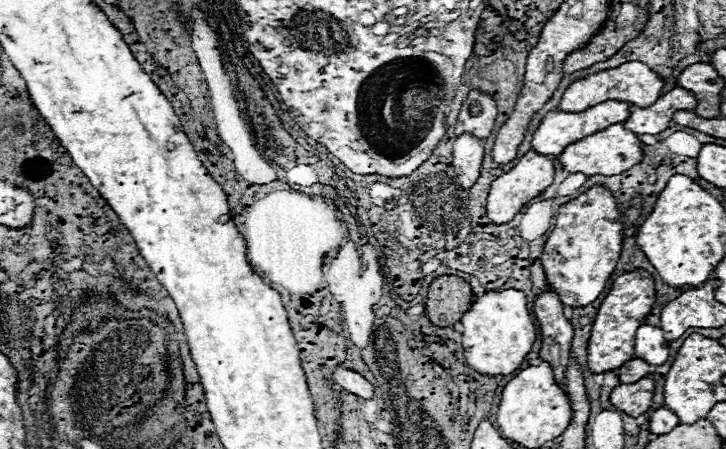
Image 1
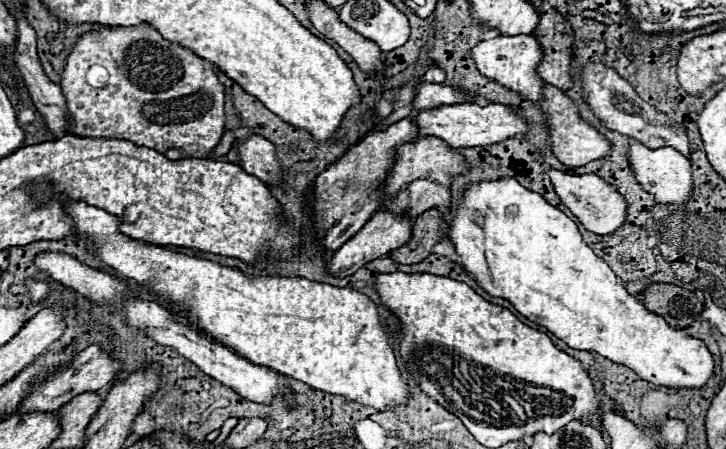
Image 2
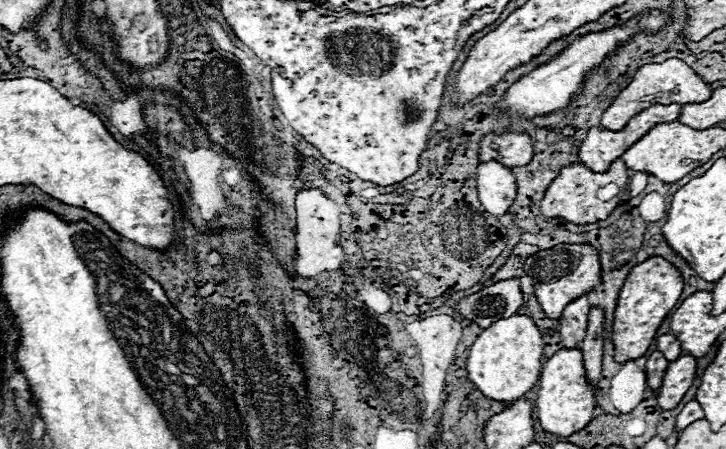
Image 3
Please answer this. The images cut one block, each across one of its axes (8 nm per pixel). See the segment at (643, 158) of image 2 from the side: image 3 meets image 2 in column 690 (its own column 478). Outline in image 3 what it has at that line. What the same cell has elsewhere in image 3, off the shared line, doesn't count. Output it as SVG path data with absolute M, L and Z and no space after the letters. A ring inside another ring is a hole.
M498 162L478 164L478 198L488 214L504 216L516 200L516 178Z

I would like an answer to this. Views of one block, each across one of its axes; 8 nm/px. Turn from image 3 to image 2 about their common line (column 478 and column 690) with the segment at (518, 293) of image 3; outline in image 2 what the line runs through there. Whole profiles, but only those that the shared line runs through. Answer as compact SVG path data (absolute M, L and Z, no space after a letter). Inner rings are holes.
M650 284L640 294L640 298L650 312L664 316L666 322L674 328L692 326L706 308L696 292L674 284Z

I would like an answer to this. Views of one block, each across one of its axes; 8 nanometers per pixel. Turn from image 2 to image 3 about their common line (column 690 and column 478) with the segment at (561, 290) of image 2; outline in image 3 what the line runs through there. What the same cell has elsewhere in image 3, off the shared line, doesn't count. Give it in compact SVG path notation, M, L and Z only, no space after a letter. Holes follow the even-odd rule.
M514 314L486 328L470 348L466 370L474 386L490 400L516 402L538 384L542 370L542 336L530 316Z

